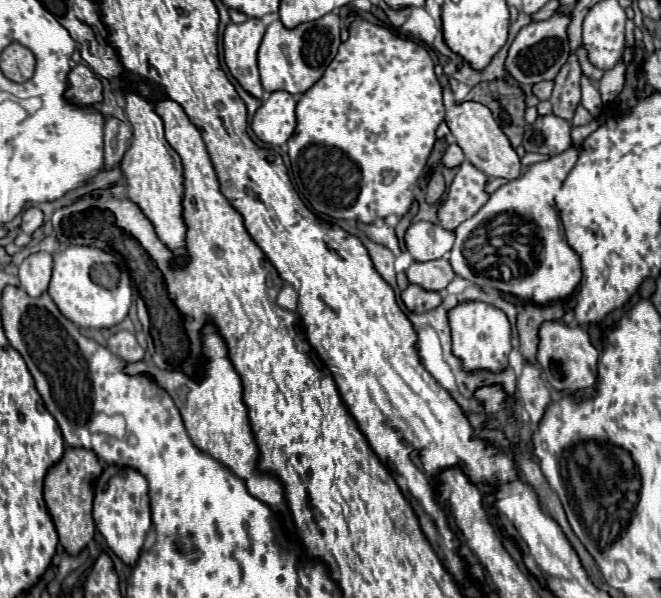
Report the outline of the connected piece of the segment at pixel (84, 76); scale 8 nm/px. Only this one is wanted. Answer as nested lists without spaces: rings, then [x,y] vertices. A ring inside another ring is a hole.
[[[76,64],[70,70],[68,84],[66,96],[70,102],[80,106],[96,106],[102,102],[102,82],[86,64]]]

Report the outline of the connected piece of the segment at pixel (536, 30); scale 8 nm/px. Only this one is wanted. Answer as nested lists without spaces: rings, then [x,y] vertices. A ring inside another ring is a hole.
[[[554,12],[548,20],[530,22],[524,26],[516,40],[510,46],[506,68],[508,72],[520,82],[520,84],[538,84],[544,80],[554,80],[560,72],[560,68],[570,58],[570,44],[568,44],[568,26],[570,26],[572,14],[570,12]]]

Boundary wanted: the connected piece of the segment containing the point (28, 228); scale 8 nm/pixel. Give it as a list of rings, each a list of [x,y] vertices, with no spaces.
[[[30,206],[30,208],[24,210],[24,214],[22,214],[22,226],[20,226],[22,232],[32,234],[32,232],[36,232],[42,224],[44,224],[44,214],[42,214],[40,208]]]

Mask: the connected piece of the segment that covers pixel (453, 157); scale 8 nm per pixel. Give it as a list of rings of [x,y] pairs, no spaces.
[[[450,144],[442,156],[442,164],[446,164],[448,168],[452,166],[458,166],[464,162],[464,154],[462,154],[462,148],[458,144]]]

